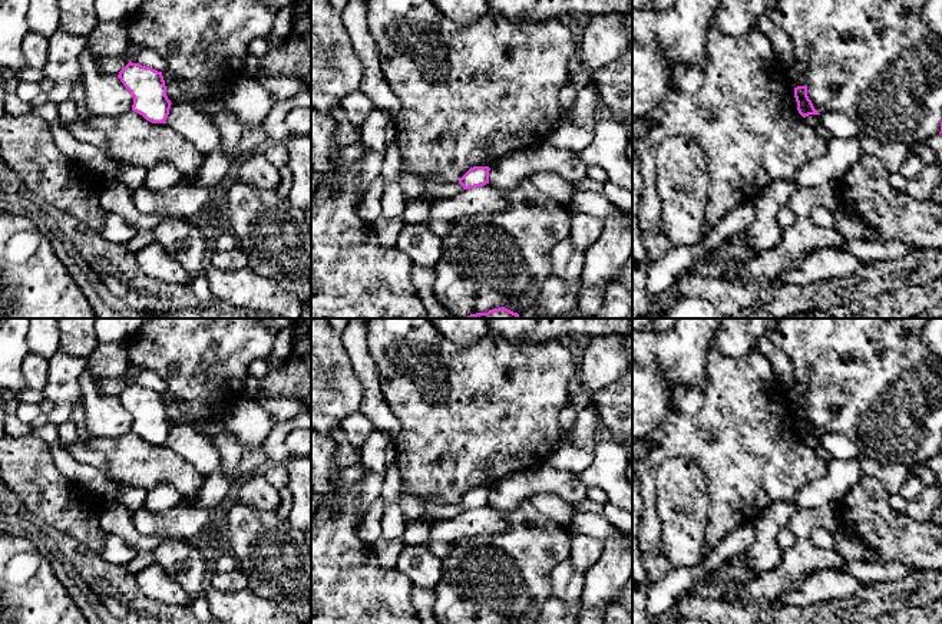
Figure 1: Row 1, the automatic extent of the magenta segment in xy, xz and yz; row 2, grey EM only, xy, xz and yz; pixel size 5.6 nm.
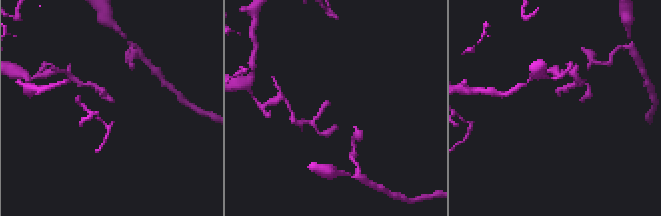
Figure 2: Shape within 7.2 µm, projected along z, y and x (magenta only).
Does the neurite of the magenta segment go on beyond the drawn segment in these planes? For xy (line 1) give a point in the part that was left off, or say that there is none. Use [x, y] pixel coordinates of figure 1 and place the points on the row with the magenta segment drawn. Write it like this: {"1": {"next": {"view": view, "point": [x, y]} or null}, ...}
{"1": {"next": null}}

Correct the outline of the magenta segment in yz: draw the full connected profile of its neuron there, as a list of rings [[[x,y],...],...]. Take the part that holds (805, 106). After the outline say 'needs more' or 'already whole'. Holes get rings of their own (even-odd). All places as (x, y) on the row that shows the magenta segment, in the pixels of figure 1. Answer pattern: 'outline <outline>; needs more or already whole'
outline [[[807,86],[794,88],[794,98],[796,98],[796,102],[797,102],[797,110],[803,118],[806,118],[809,115],[820,115],[814,109],[812,100],[807,96]]]; already whole

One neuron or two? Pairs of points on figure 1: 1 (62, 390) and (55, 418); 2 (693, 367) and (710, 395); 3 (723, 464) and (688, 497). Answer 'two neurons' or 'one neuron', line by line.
1: one neuron
2: two neurons
3: two neurons

